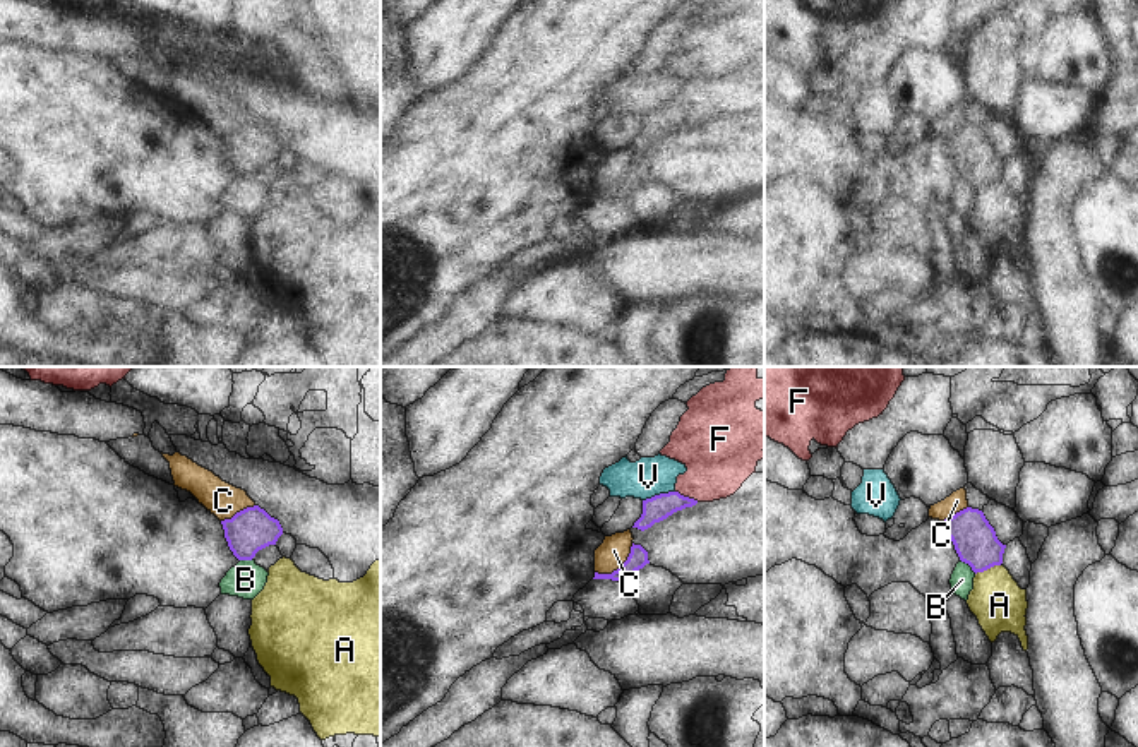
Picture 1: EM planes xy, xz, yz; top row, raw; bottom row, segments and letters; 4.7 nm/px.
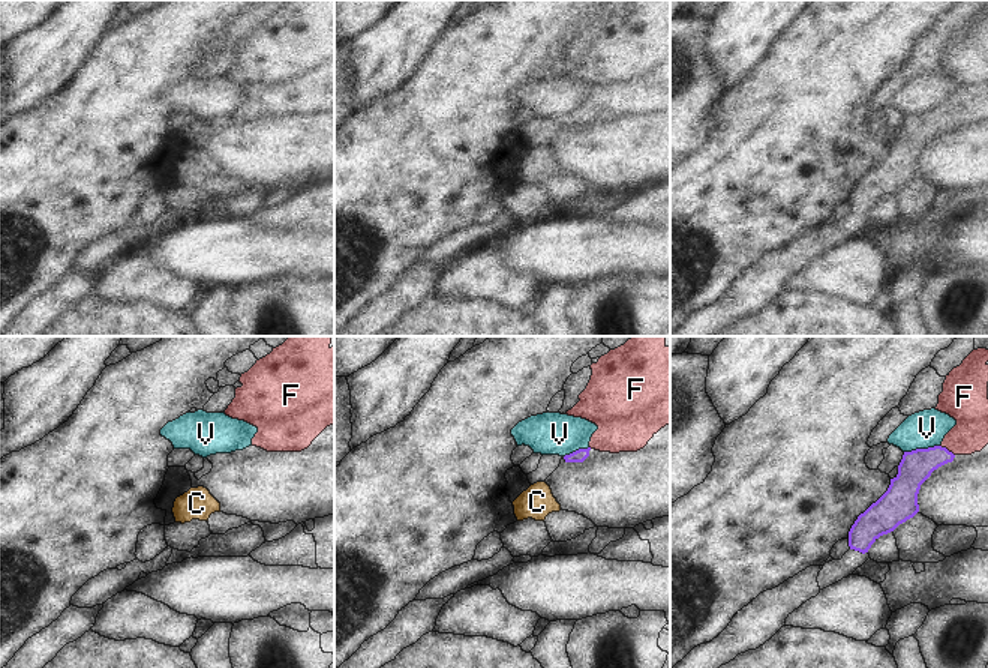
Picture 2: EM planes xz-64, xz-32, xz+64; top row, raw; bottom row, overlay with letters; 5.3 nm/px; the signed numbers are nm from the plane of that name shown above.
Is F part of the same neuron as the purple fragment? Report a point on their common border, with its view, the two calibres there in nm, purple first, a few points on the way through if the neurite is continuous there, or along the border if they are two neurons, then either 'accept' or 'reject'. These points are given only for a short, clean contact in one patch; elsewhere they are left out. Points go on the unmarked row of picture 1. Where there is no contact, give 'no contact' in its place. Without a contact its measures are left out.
xz (688, 113) | 120/320 nm | across xz (658, 124), (688, 113), (715, 84), (718, 71) | accept

